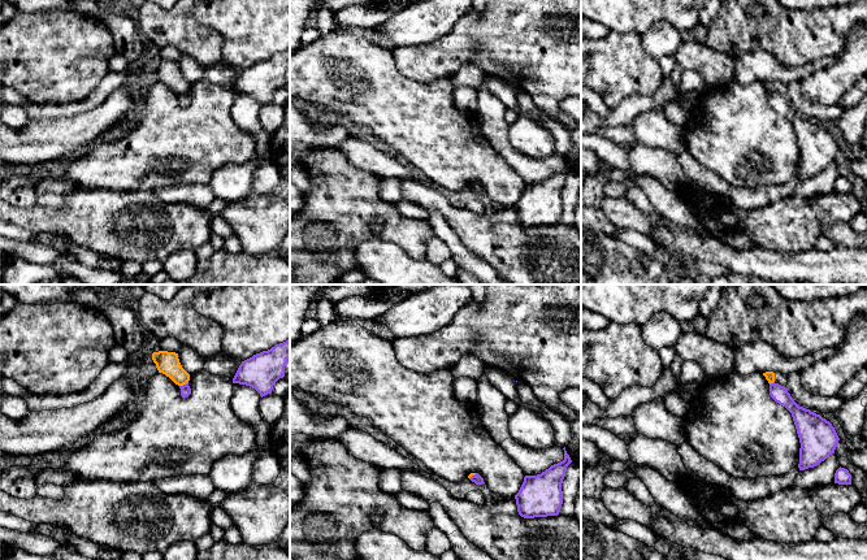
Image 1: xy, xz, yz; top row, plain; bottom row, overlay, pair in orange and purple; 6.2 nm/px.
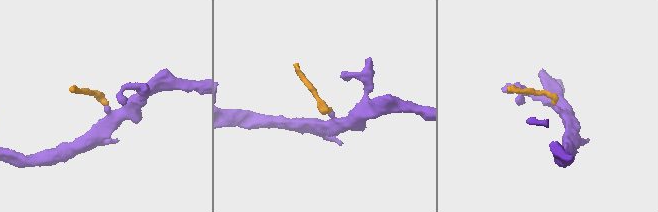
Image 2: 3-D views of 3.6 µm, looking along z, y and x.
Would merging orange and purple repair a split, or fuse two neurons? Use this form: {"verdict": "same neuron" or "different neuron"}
{"verdict": "different neuron"}

